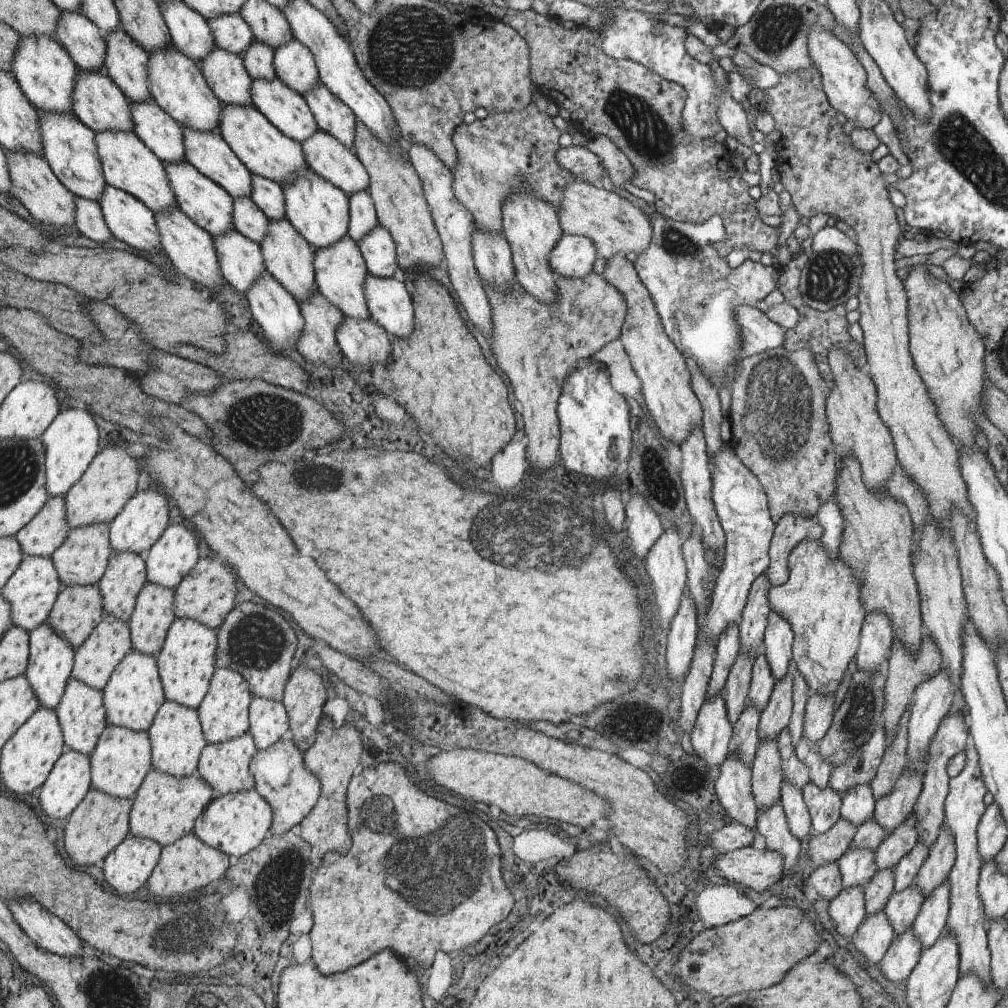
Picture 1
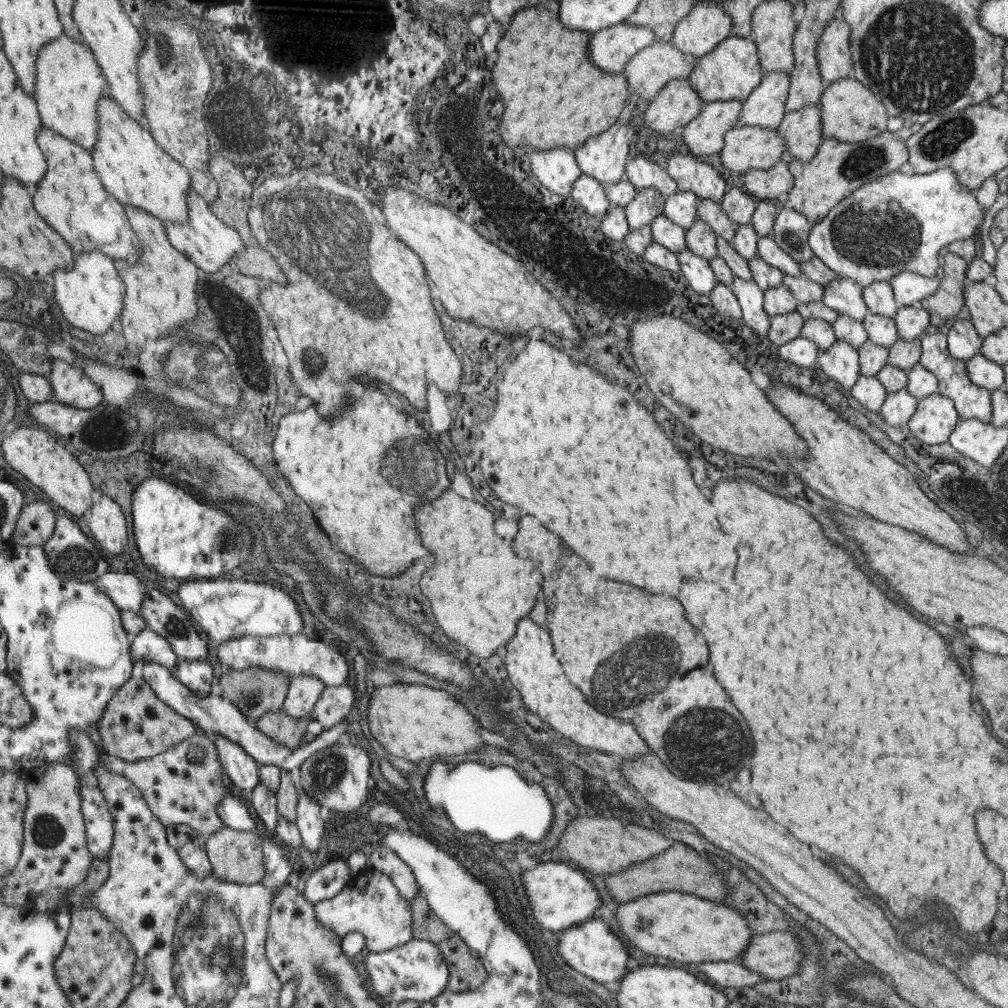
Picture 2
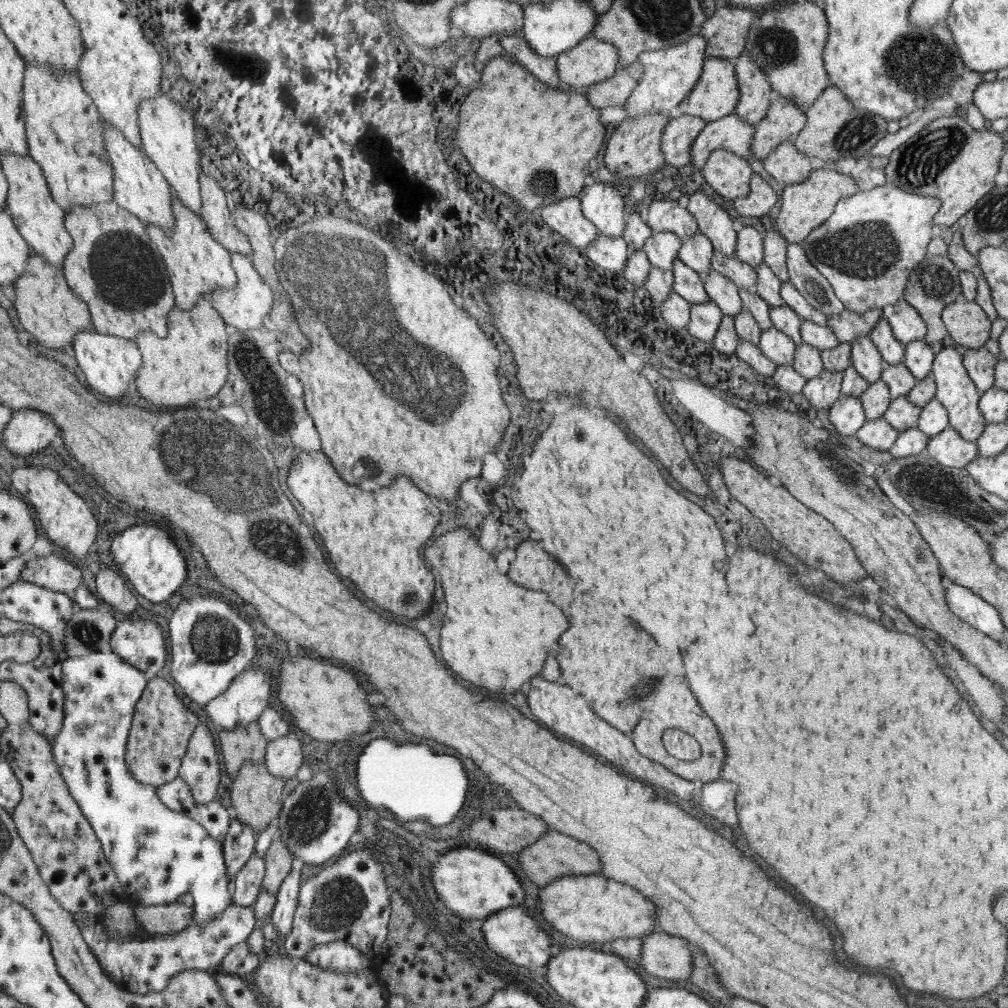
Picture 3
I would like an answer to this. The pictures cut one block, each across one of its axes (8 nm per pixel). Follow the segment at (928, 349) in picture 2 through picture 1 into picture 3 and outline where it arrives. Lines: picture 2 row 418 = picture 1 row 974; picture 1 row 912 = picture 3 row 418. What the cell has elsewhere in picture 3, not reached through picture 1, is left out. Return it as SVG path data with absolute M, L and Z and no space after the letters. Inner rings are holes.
M943 347L940 352L935 354L930 374L933 375L935 380L935 399L946 409L949 426L957 430L960 436L967 441L975 442L975 440L978 440L978 437L984 432L987 422L979 409L981 393L963 365L963 356L955 349Z

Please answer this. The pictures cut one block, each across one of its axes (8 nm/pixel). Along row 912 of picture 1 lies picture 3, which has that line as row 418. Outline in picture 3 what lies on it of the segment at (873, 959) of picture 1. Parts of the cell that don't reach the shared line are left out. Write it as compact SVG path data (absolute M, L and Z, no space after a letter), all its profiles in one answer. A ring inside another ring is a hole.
M882 416L876 420L866 420L855 435L867 447L888 451L900 433Z

